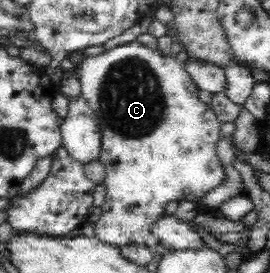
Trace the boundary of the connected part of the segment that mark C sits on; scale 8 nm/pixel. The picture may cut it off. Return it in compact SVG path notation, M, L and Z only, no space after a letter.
M137 40L128 44L117 45L115 48L106 50L104 53L96 56L85 55L80 64L79 82L81 83L80 96L85 99L89 108L95 111L95 115L99 119L99 128L102 134L100 161L106 171L106 177L103 182L105 186L104 202L100 206L102 209L99 220L95 223L95 237L105 244L117 247L118 249L125 245L145 246L155 253L155 246L159 244L155 236L152 234L152 224L155 224L159 217L165 215L165 207L169 202L189 200L195 203L195 206L201 206L201 198L210 190L217 188L223 184L226 177L223 165L217 157L215 151L215 143L221 138L220 128L222 122L217 118L213 109L208 104L199 101L199 89L195 86L193 79L183 69L183 64L177 58L170 55L162 55L159 51L151 50L148 46L139 43Z

